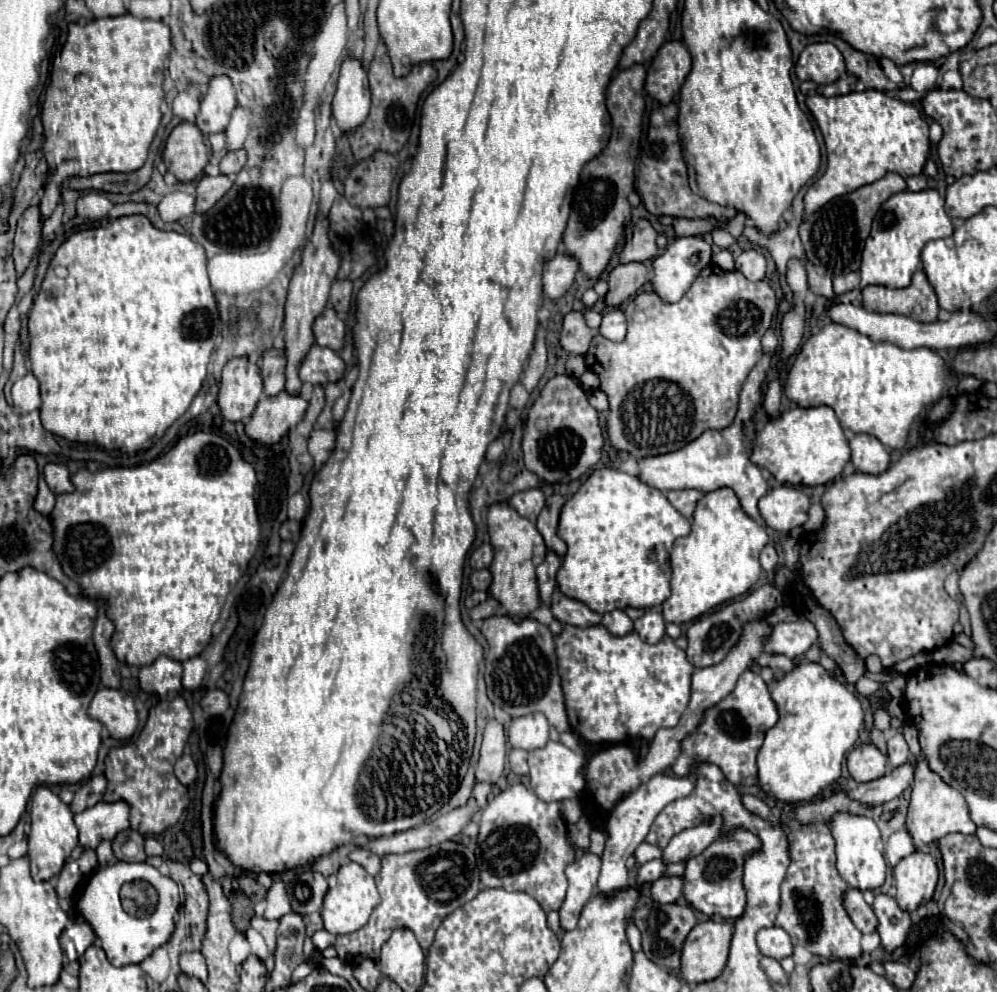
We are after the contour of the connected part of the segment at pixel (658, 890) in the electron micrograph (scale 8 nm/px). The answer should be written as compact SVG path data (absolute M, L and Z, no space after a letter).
M659 877L651 887L651 895L659 903L675 903L683 895L683 877Z

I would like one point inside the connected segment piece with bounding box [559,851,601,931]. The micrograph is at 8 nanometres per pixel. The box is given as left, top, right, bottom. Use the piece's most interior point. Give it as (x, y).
(583, 873)

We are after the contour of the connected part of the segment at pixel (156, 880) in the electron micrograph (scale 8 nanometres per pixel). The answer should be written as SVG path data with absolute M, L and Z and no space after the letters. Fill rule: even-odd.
M113 863L107 865L105 869L99 869L93 873L91 881L87 883L83 895L77 901L79 913L85 917L85 921L93 927L97 937L101 939L101 949L105 951L107 959L115 965L129 965L129 963L141 963L145 957L153 953L153 949L161 947L173 933L173 913L181 907L181 897L179 897L179 887L173 879L163 877L155 867L147 863ZM131 881L147 881L155 887L159 893L159 901L155 911L149 917L131 917L129 913L123 911L121 907L121 887Z

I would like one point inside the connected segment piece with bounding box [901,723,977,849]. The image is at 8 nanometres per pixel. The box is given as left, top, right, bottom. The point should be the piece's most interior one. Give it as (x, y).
(936, 809)

